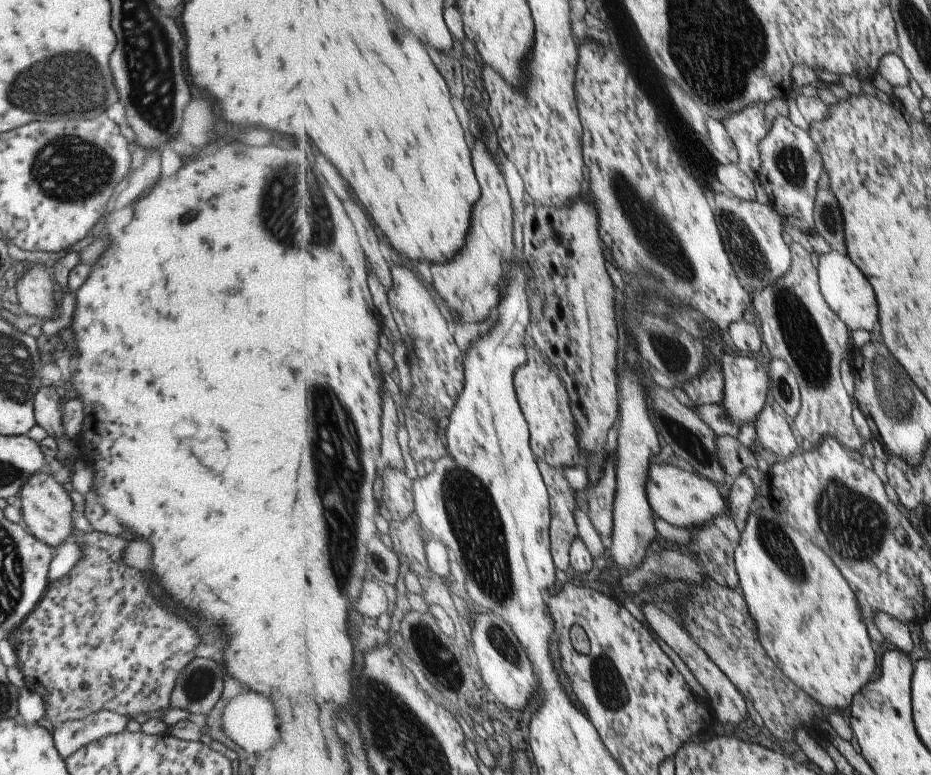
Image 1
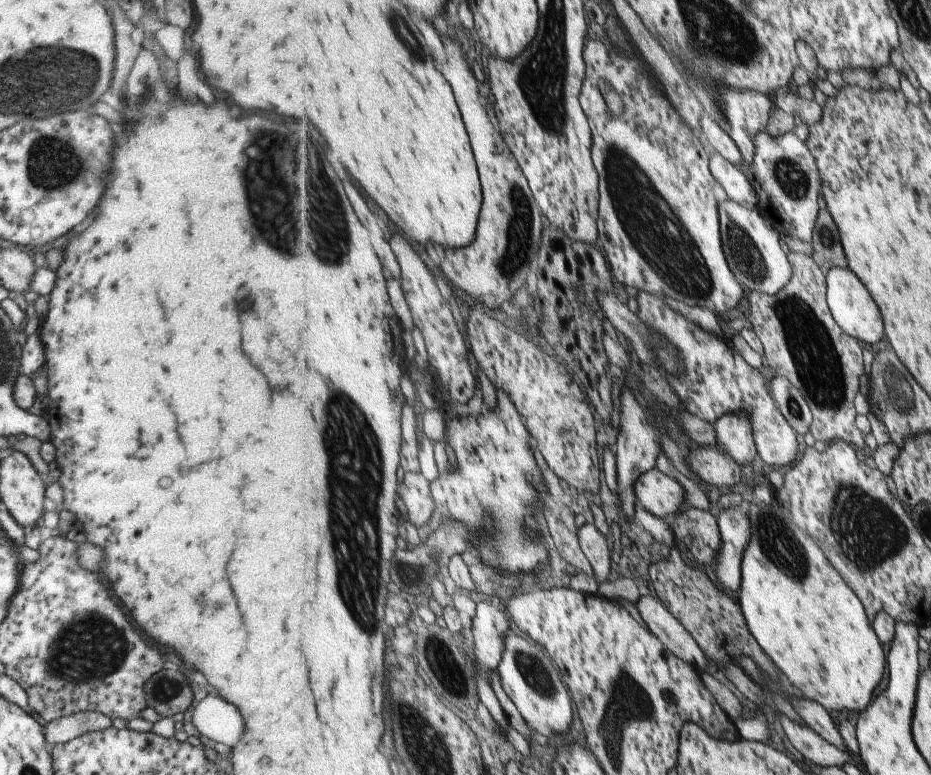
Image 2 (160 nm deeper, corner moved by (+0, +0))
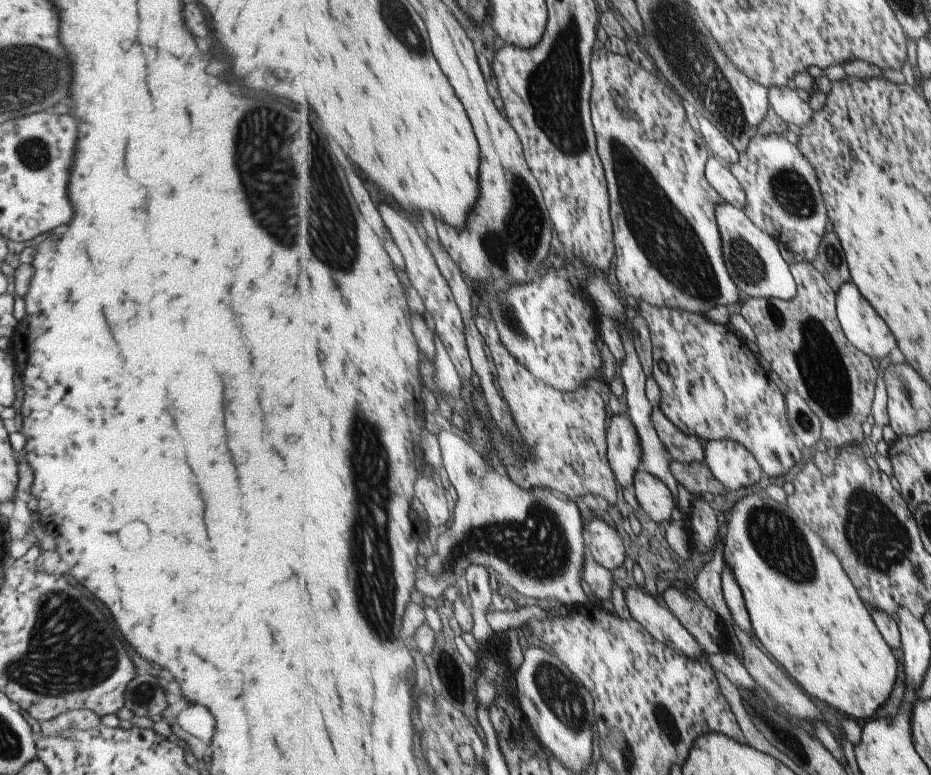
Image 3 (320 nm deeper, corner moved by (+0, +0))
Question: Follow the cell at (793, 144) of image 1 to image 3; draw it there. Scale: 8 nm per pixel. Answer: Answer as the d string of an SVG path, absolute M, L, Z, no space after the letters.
M756 134L746 152L739 152L739 162L728 167L733 176L740 180L743 192L747 196L747 204L742 208L743 212L777 242L782 241L791 252L802 256L804 262L813 264L819 254L821 241L828 233L827 224L830 218L822 195L818 171L807 160L797 144L791 144L785 135L770 134L764 137Z

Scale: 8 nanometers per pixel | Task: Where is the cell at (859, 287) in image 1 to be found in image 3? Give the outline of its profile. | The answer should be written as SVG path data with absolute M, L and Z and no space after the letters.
M854 281L845 283L837 292L837 295L838 317L851 344L868 354L875 361L887 358L897 348L897 340L895 340L891 328L887 326L887 321L882 316L879 316L874 306L867 302Z

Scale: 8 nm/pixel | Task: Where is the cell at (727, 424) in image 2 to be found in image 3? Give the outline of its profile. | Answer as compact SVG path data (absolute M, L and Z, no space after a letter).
M723 439L705 442L705 447L705 463L711 469L715 478L727 490L727 495L741 493L744 488L757 484L763 478L764 470L755 455L748 448L745 448L745 445Z

